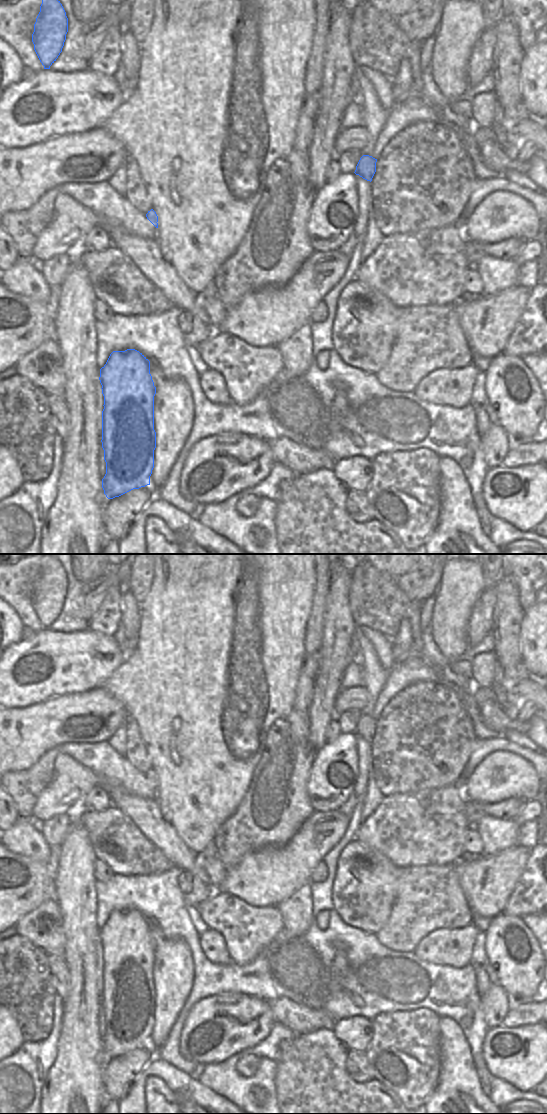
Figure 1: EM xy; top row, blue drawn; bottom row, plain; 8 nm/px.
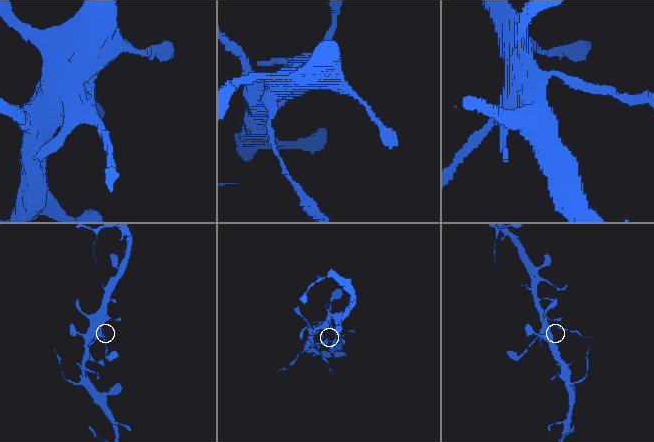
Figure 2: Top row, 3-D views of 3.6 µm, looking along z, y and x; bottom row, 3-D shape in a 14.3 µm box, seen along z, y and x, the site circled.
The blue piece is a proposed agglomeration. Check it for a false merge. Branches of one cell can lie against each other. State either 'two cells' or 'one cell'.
two cells

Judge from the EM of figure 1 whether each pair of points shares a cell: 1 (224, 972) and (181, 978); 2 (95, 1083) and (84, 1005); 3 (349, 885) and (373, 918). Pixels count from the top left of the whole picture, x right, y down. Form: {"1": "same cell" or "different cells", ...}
{"1": "different cells", "2": "same cell", "3": "same cell"}

